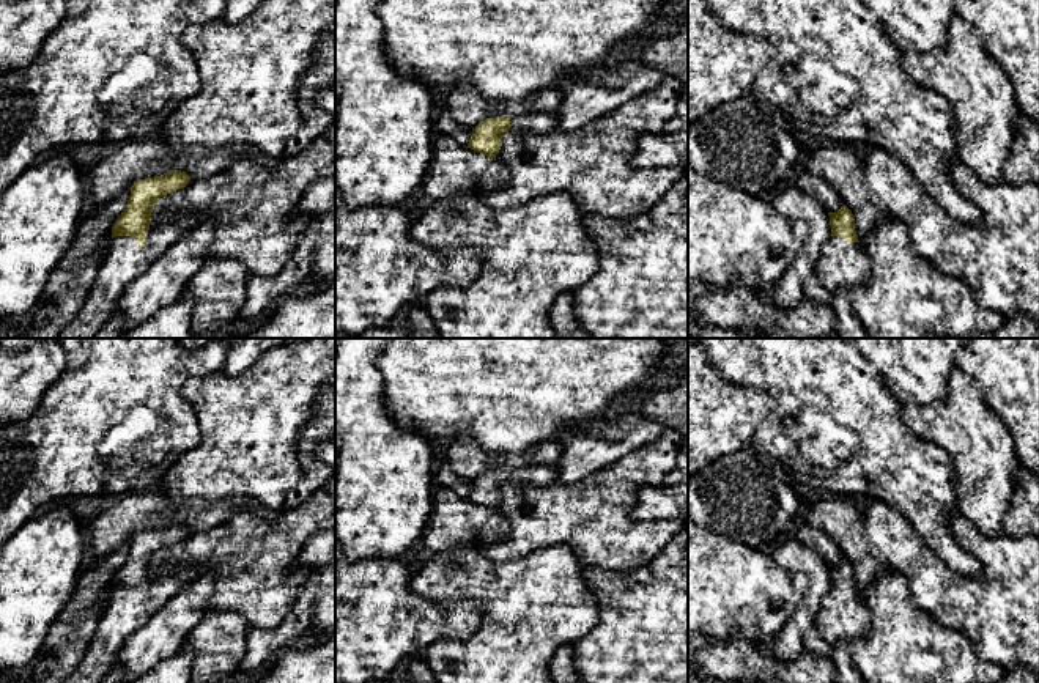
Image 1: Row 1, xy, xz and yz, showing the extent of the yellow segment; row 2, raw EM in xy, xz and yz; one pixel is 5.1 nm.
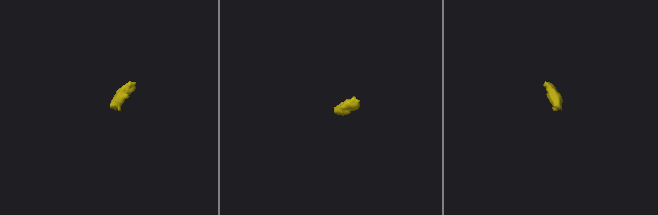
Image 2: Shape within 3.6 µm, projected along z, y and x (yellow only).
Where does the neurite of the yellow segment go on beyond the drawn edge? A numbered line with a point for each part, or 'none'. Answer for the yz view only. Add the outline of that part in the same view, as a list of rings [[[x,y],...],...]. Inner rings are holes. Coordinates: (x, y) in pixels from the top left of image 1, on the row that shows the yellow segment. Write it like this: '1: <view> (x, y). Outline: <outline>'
1: yz (843, 265). Outline: [[[830,236],[812,274],[803,280],[803,293],[812,304],[830,305],[839,288],[864,285],[869,277],[871,268],[861,244]]]

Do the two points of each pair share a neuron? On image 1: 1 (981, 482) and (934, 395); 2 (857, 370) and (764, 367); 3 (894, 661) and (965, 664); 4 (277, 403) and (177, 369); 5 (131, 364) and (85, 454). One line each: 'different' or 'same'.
1: different
2: same
3: same
4: different
5: same

